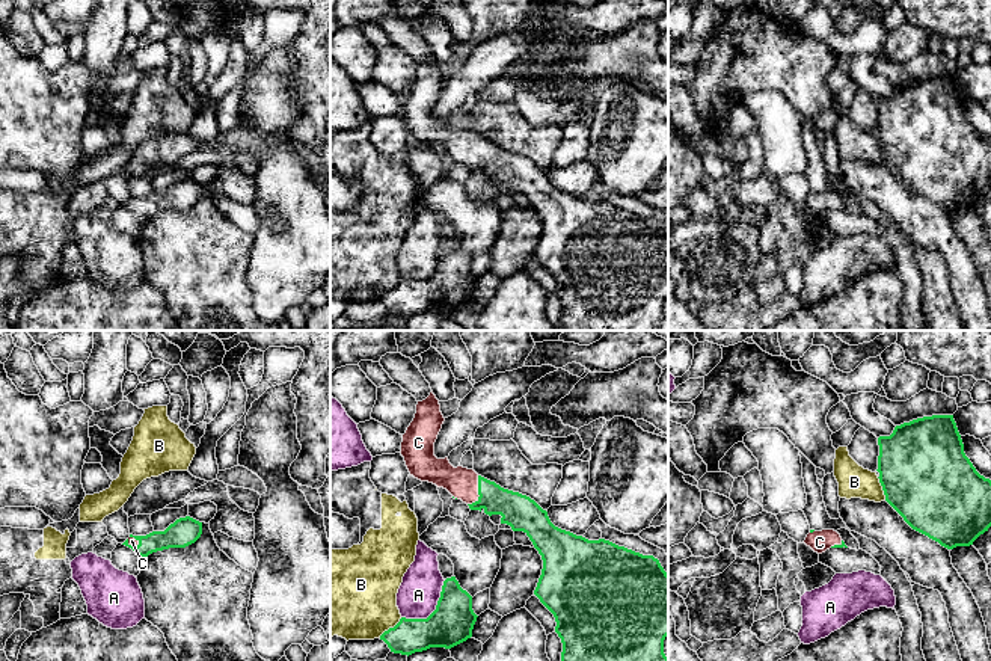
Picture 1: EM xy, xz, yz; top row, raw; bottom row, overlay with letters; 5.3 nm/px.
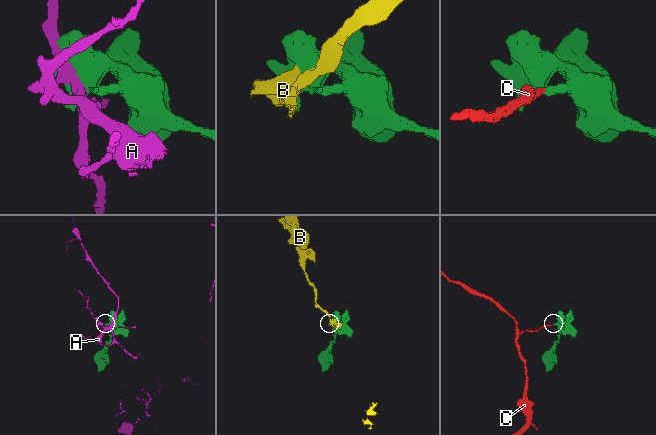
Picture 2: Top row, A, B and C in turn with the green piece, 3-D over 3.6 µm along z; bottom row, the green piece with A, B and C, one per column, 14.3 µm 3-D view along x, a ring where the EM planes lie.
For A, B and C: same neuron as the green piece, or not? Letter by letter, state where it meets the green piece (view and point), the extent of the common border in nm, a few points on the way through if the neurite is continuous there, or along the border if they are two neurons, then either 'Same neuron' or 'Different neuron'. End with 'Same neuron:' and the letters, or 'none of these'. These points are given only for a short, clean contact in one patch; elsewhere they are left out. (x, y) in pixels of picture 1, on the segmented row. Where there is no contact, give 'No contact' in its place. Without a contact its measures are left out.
A: Touches green at xz (433, 611). Shared border 320 nm. Different neuron
B: Touches green at xz (389, 628). Shared border 170 nm. Different neuron
C: Touches green at xz (478, 492). Shared border 170 nm. Path across: xz (518, 510), (507, 503), (478, 492), (462, 483). Same neuron
Same neuron: C

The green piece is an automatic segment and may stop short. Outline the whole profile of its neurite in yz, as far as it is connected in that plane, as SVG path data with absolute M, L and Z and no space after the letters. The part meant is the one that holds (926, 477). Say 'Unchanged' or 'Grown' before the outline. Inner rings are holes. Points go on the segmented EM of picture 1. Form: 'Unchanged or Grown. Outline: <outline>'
Unchanged. Outline: M932 415L896 426L890 436L879 436L878 472L885 501L916 531L947 549L970 546L991 527L991 480L980 475L964 453L953 415Z

